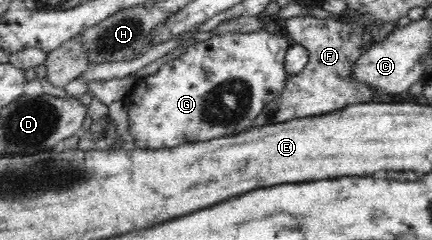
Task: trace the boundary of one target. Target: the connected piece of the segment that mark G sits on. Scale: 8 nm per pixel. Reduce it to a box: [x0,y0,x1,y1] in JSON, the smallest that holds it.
[124,30,290,149]

